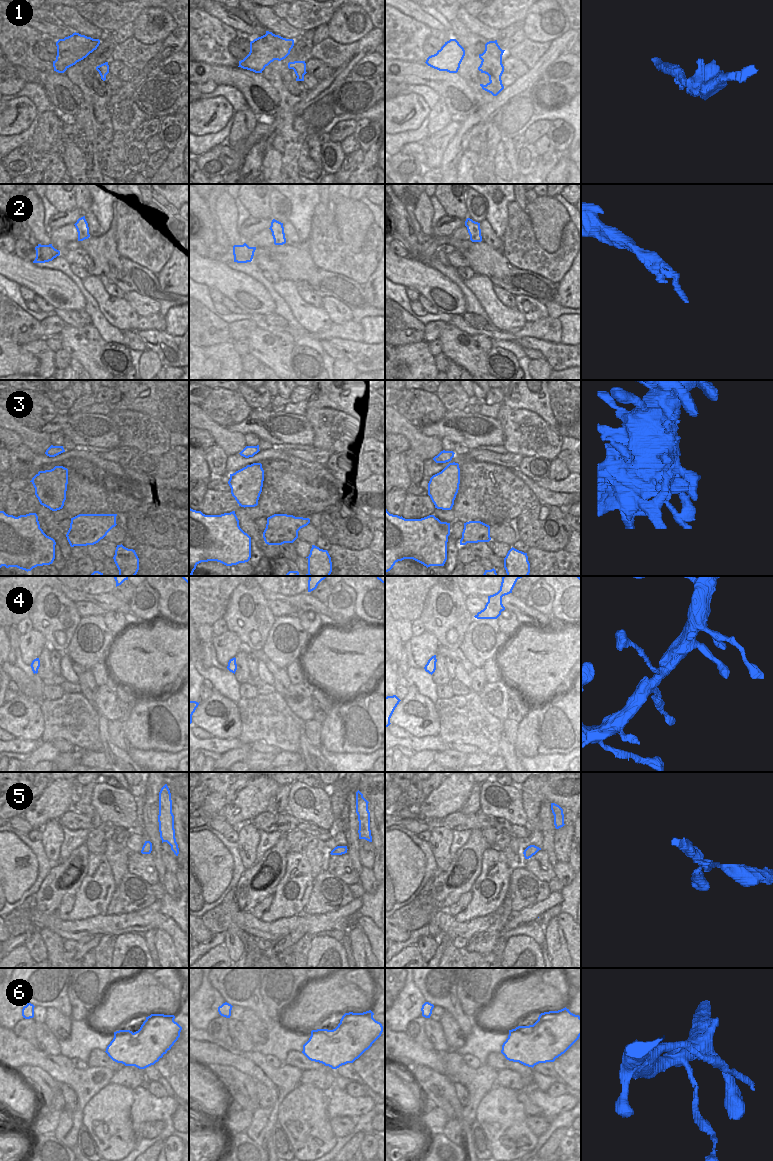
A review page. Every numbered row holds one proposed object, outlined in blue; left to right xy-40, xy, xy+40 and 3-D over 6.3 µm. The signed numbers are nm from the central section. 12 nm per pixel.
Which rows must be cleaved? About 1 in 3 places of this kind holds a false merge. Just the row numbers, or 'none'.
1, 2, 6.

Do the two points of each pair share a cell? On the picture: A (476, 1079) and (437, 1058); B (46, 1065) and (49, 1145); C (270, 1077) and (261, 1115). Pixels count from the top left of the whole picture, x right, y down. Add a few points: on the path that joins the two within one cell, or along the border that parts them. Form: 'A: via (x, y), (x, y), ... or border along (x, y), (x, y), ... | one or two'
A: via (466, 1076), (450, 1063), (447, 1063) | one
B: border along (53, 1133), (70, 1148) | two
C: via (275, 1087), (275, 1105), (271, 1109) | one

